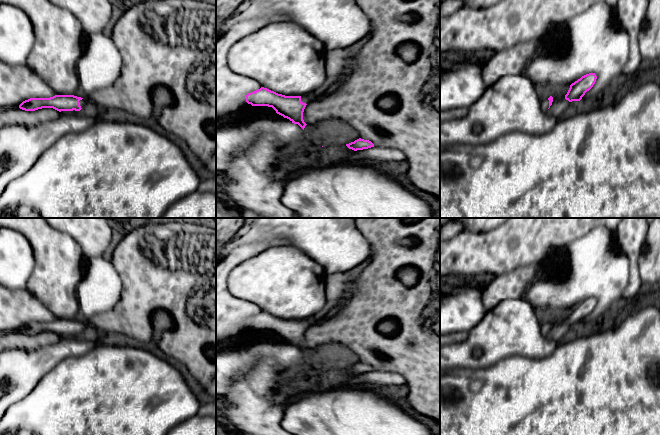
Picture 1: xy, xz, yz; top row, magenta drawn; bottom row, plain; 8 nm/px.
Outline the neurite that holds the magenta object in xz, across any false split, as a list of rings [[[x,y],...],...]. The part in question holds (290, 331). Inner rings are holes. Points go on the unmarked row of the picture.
[[[264,311],[246,319],[248,328],[272,331],[277,338],[298,348],[303,354],[307,349],[303,344],[304,333],[309,326],[315,323],[317,322],[314,317],[304,320],[285,320]]]

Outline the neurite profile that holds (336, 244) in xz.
[[[245,218],[234,237],[223,243],[216,242],[216,261],[224,259],[233,249],[248,243],[282,240],[288,246],[304,252],[326,272],[348,272],[366,261],[371,245],[359,231],[354,218]]]

